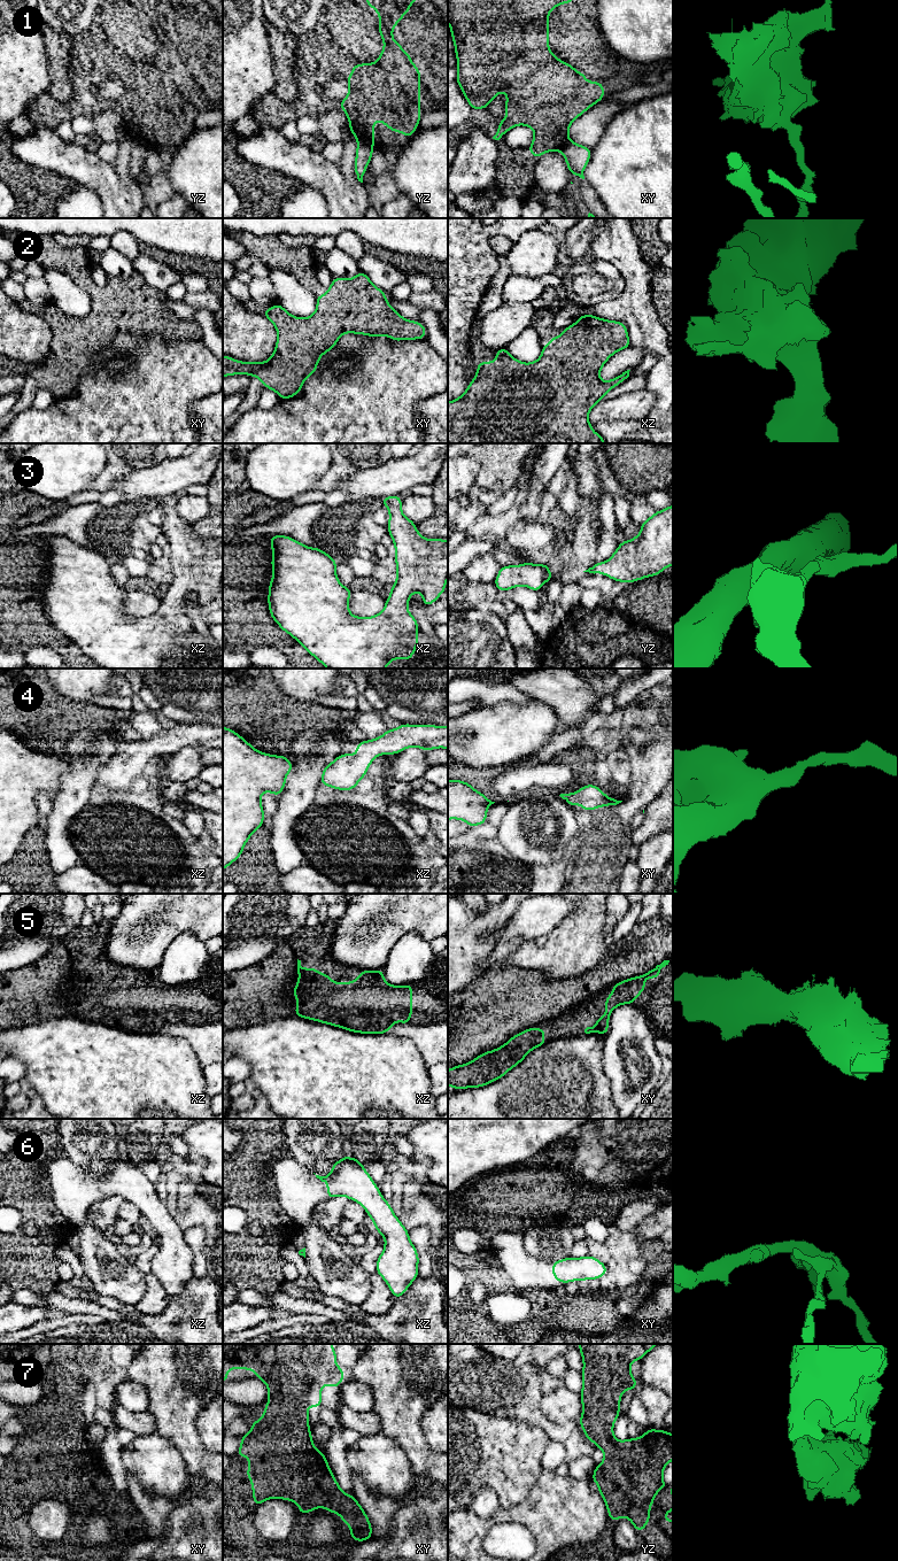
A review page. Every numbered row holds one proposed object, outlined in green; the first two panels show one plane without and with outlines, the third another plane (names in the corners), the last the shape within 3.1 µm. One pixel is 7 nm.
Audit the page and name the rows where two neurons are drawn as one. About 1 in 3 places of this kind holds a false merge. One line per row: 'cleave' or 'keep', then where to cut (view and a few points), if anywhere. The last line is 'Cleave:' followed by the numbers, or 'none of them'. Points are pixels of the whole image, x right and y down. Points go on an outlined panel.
1: cleave; cut in yz along (358, 141), (365, 141), (372, 148)
2: keep; no cut
3: keep; no cut
4: keep; no cut
5: keep; no cut
6: keep; no cut
7: keep; no cut
Cleave: 1

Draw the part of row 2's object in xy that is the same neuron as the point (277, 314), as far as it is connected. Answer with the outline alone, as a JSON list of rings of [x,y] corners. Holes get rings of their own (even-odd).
[[[363,271],[354,278],[334,277],[325,295],[315,295],[316,311],[305,318],[291,315],[279,303],[263,310],[262,315],[271,320],[278,333],[272,356],[265,362],[242,362],[223,355],[223,377],[248,374],[257,377],[264,388],[274,391],[280,400],[297,395],[305,379],[316,373],[323,354],[327,354],[345,333],[364,334],[366,337],[389,337],[393,341],[419,340],[426,338],[423,323],[402,317],[387,301],[384,291],[372,284]]]

